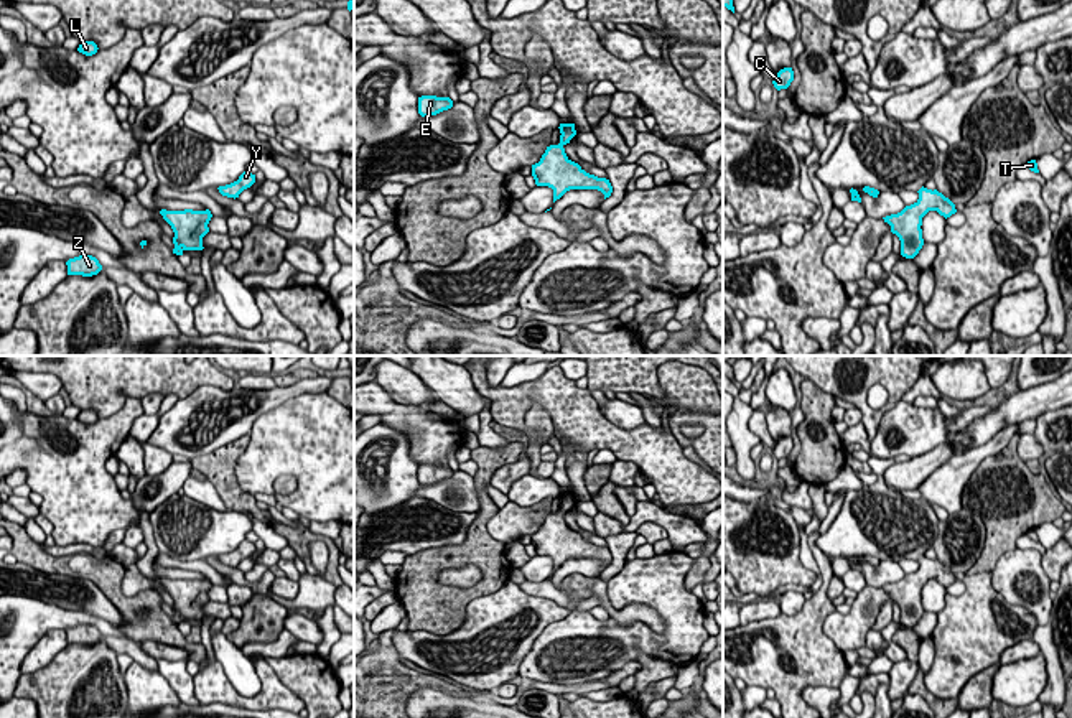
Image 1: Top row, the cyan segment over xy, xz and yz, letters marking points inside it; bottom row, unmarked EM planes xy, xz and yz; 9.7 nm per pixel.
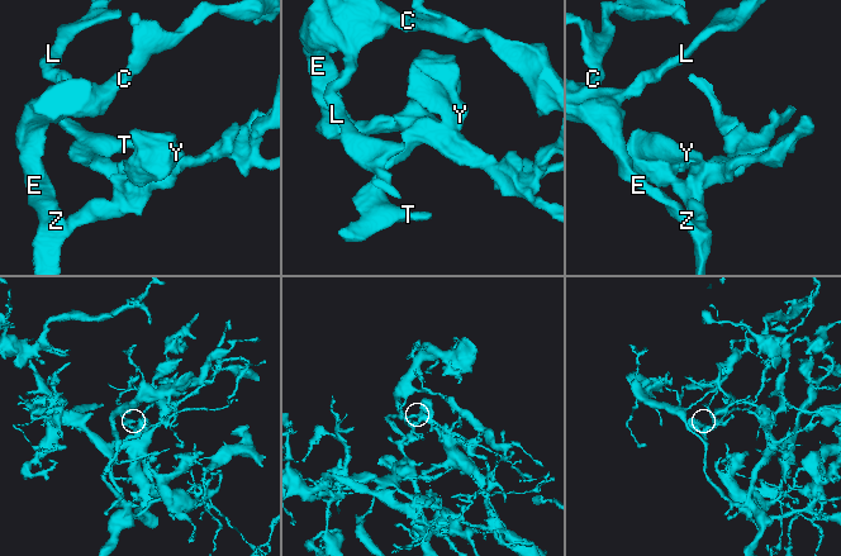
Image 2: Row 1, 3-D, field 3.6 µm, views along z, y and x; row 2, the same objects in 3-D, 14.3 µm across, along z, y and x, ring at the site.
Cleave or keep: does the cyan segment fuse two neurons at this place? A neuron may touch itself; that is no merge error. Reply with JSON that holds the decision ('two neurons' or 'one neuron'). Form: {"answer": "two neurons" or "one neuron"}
{"answer": "one neuron"}

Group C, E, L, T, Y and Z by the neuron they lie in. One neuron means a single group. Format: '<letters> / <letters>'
C E L T Y Z

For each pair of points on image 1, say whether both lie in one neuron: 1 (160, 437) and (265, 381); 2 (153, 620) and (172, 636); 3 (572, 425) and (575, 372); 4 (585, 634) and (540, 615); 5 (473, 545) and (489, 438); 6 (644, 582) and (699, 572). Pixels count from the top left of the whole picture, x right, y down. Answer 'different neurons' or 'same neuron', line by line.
1: different neurons
2: same neuron
3: different neurons
4: different neurons
5: different neurons
6: different neurons

